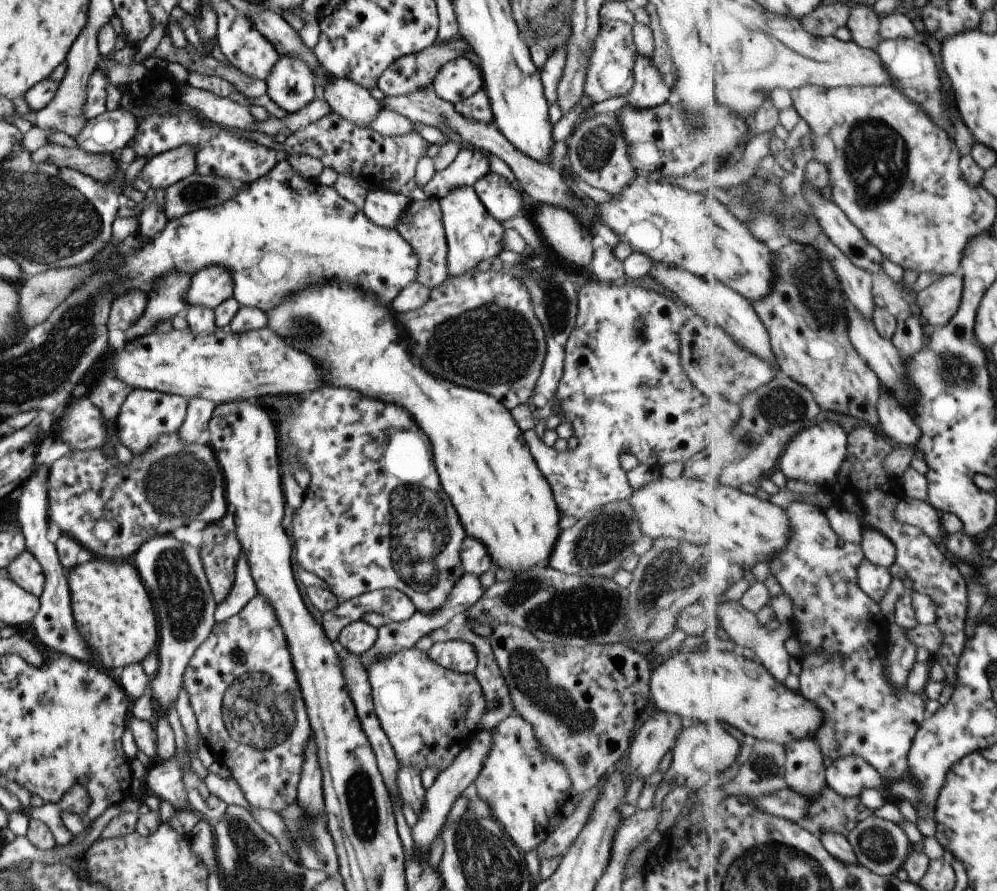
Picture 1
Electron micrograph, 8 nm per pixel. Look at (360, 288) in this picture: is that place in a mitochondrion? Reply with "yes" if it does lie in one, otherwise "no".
no

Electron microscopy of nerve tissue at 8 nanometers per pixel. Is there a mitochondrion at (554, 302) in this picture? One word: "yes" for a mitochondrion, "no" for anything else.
yes

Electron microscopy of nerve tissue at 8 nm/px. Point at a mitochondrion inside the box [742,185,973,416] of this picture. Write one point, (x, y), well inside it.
(809, 274)

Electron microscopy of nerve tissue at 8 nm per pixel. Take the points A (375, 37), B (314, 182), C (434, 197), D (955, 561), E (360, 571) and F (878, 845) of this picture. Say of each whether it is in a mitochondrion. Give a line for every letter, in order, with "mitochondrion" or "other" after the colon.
A: mitochondrion
B: other
C: other
D: other
E: other
F: mitochondrion

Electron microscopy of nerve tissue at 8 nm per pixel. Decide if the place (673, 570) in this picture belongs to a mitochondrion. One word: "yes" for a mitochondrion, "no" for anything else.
yes

